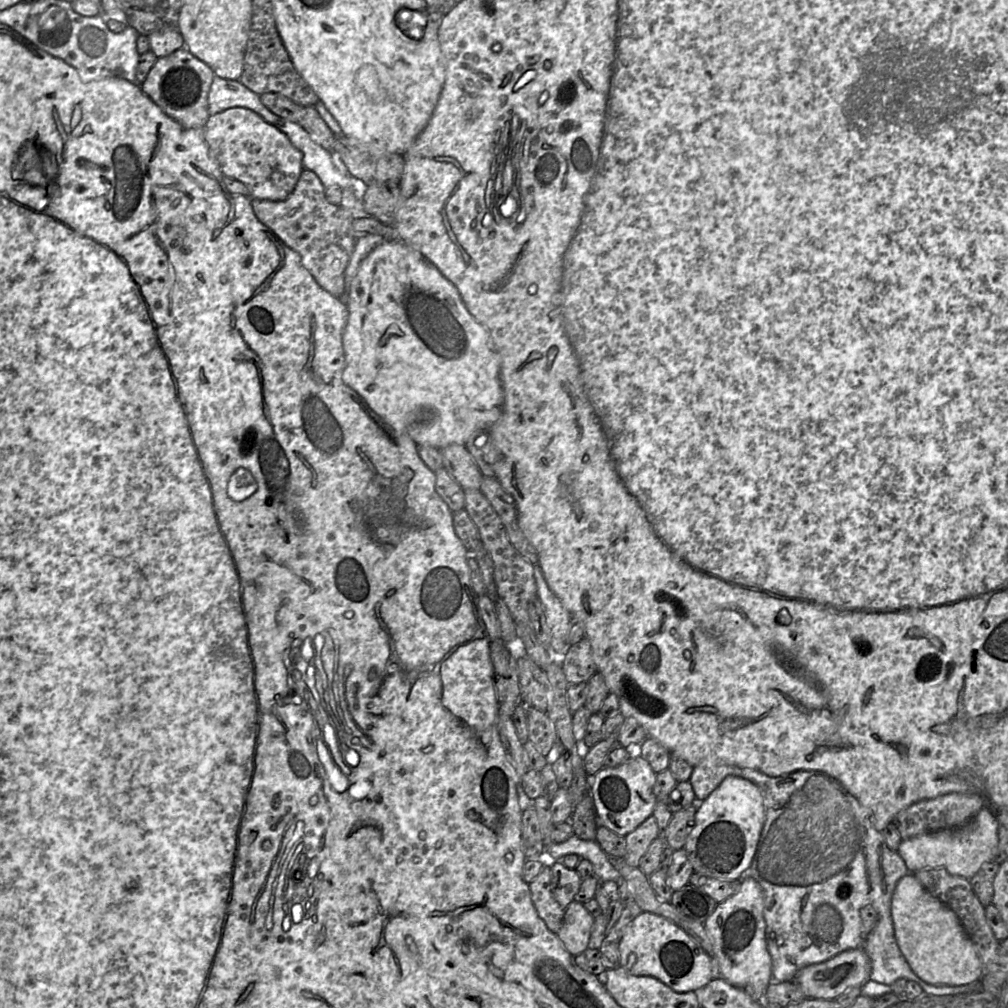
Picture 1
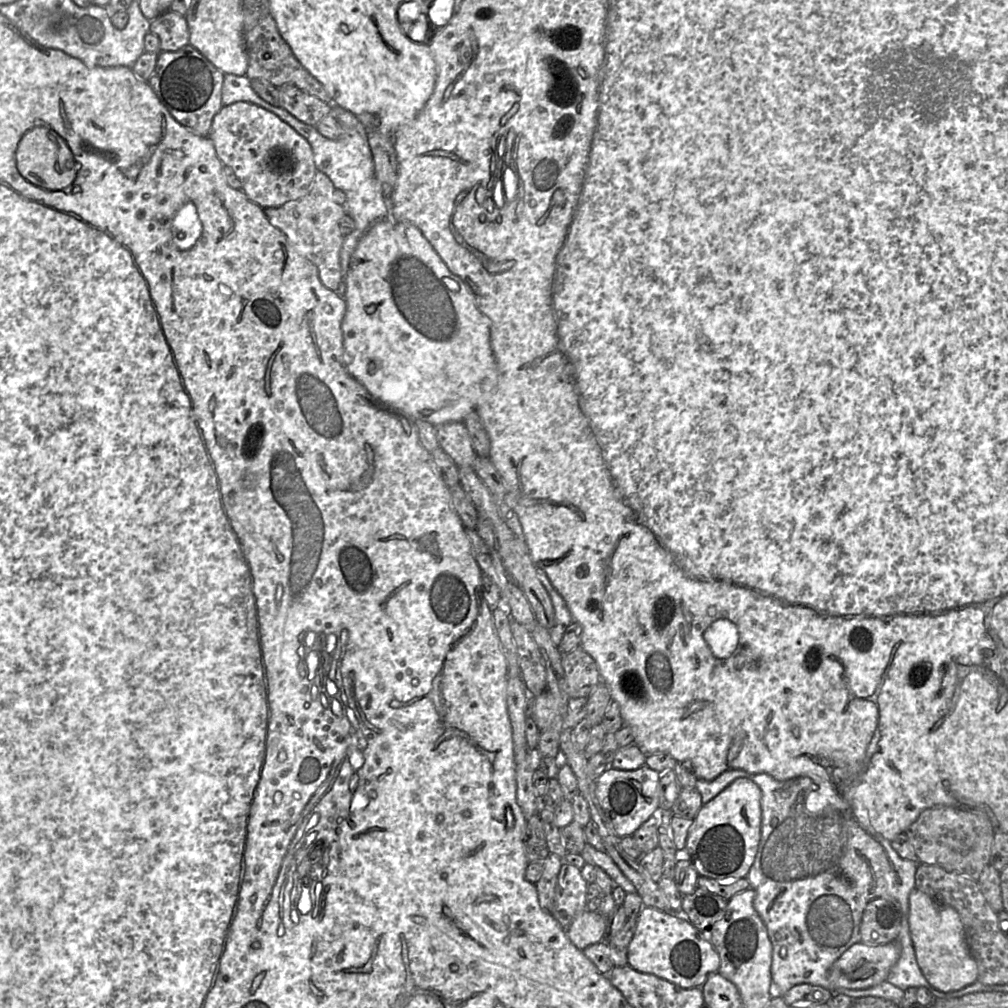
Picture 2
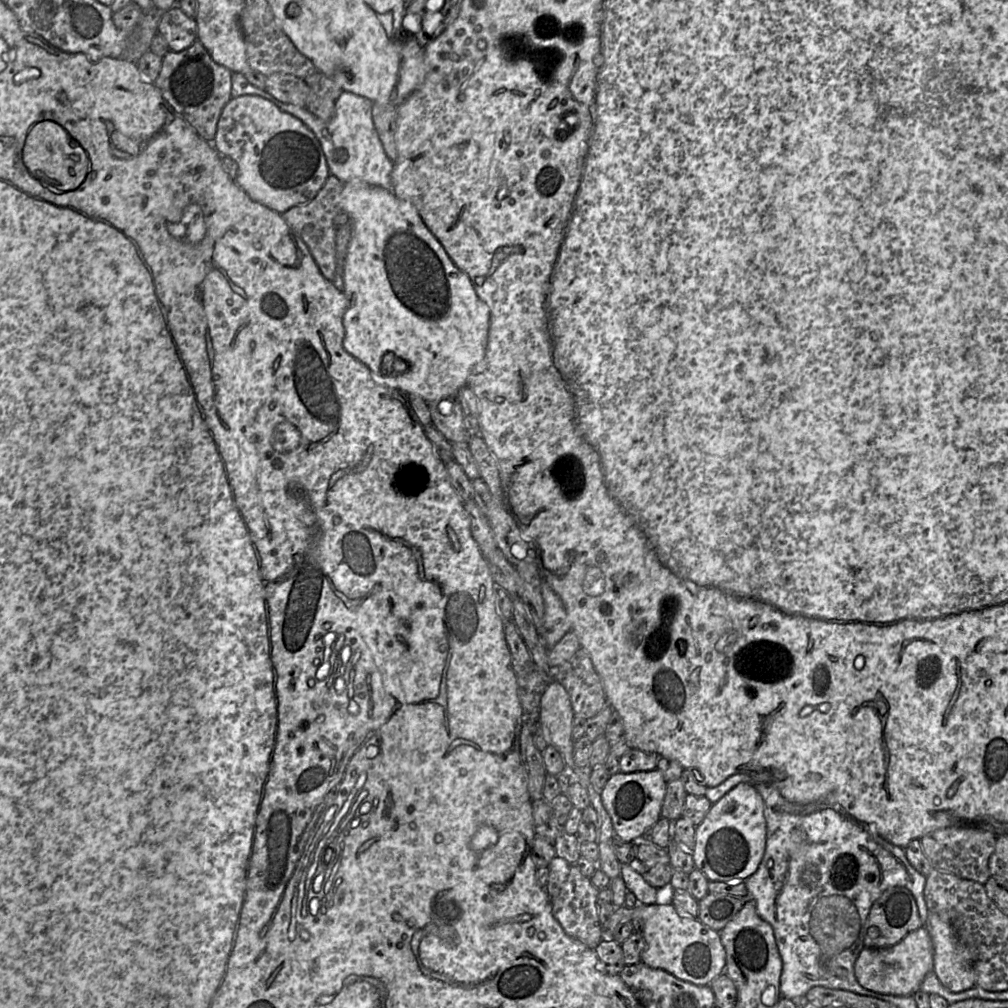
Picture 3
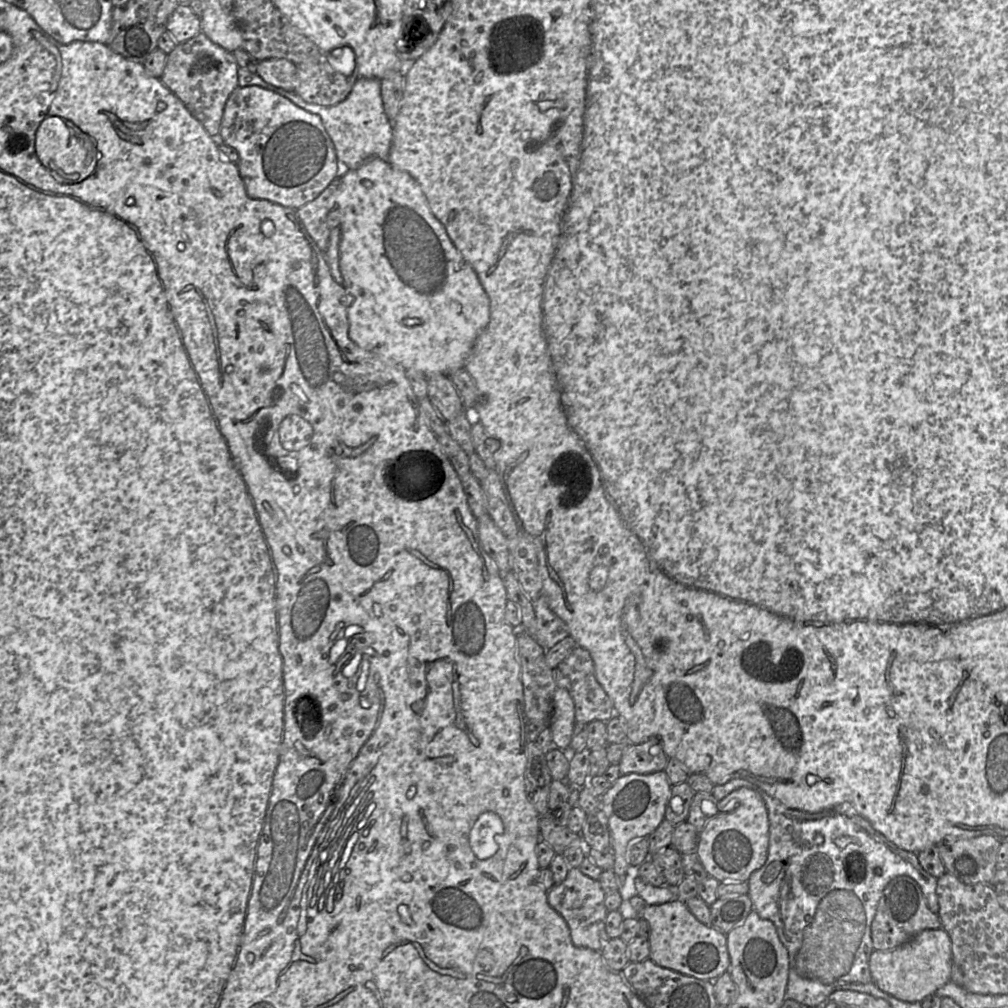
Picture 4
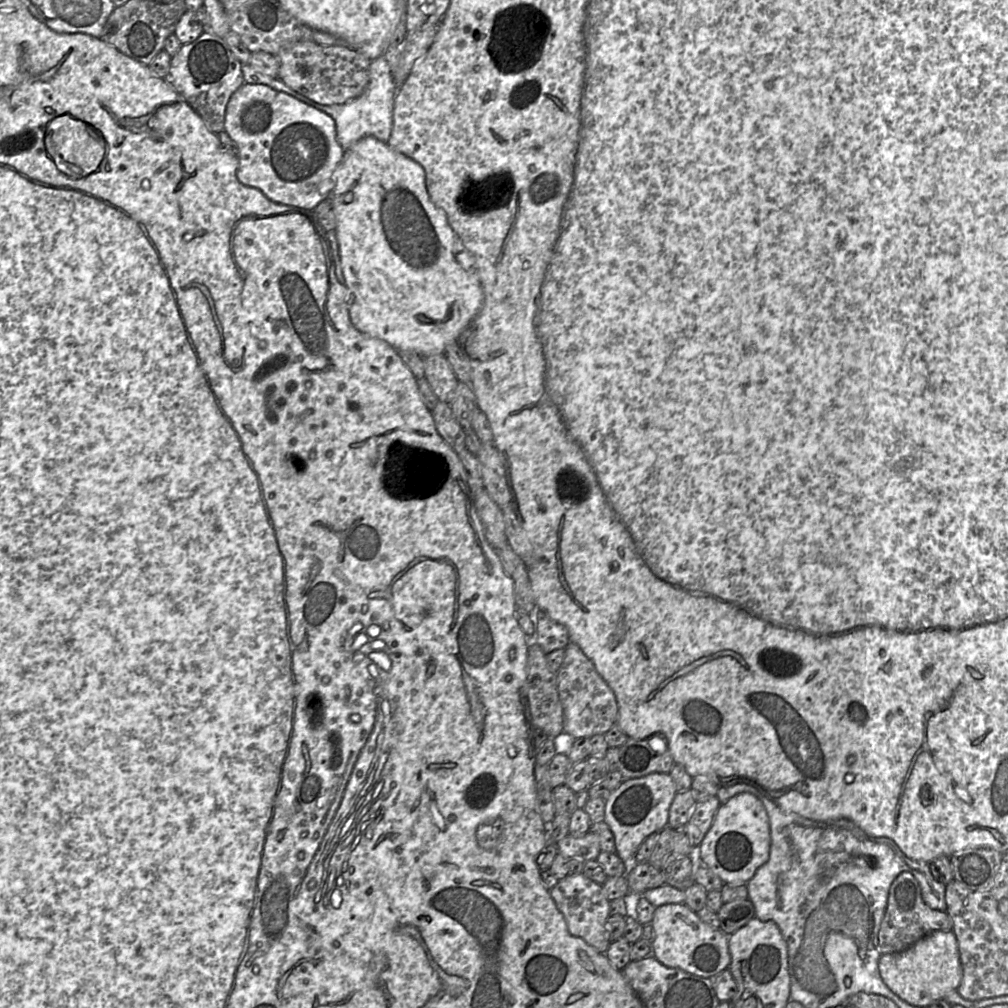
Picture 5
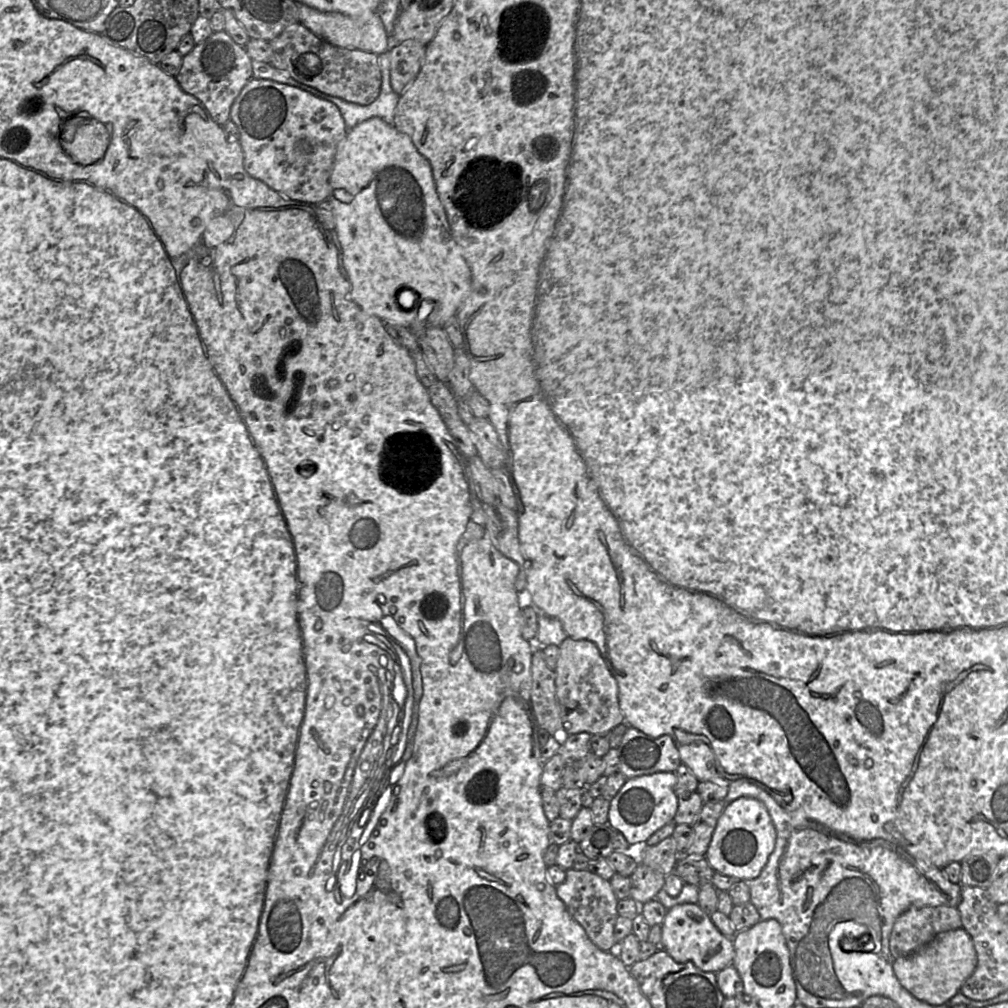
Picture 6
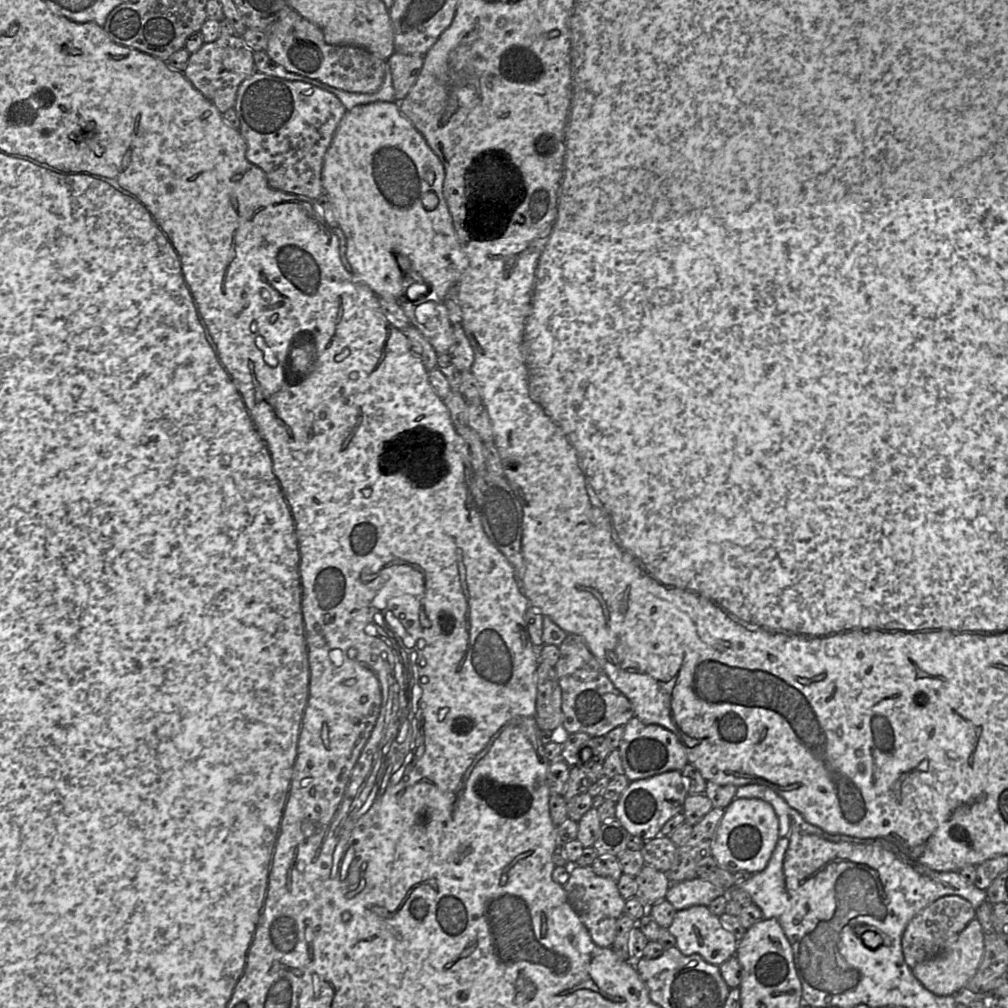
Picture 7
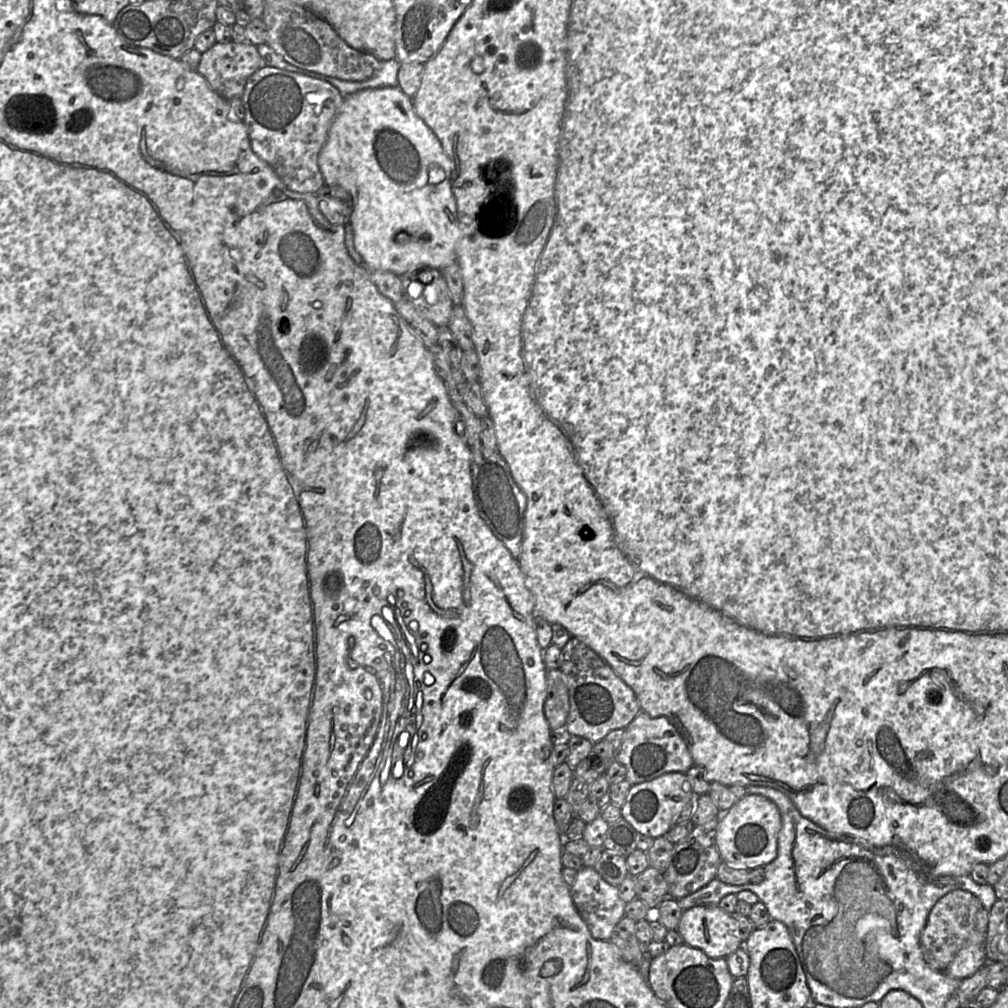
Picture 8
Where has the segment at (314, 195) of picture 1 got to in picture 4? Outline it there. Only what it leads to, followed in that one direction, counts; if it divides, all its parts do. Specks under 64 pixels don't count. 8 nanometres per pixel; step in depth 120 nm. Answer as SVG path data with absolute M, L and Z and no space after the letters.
M335 179L313 201L296 210L306 232L324 254L329 246L331 230L327 226L327 215L337 206L338 188L339 179Z

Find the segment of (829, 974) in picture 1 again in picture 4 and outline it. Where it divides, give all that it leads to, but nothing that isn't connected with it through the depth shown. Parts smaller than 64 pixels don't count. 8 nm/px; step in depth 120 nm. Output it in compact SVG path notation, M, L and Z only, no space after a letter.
M943 928L924 930L890 951L874 950L869 958L869 970L878 988L905 1002L920 1003L925 997L934 995L950 981L951 966L951 940Z

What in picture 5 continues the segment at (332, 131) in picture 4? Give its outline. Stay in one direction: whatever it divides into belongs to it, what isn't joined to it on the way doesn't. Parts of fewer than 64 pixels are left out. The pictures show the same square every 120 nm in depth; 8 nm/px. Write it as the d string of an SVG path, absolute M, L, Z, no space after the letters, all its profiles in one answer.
M384 55L371 61L369 67L369 82L363 93L357 98L343 104L323 105L314 102L287 86L280 78L273 78L257 72L250 64L242 64L242 73L244 82L248 84L267 85L277 91L289 94L299 101L331 116L335 121L338 142L344 150L366 136L373 136L385 143L387 143L390 138L393 127L394 104L398 85L392 76L390 66Z

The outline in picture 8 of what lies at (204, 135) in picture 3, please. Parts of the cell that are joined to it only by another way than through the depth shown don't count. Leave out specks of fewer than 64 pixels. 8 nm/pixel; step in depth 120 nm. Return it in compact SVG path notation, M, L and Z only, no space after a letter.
M216 42L210 49L202 53L196 71L205 78L215 93L224 100L230 100L242 97L247 80L262 66L263 60L257 46L248 42Z

